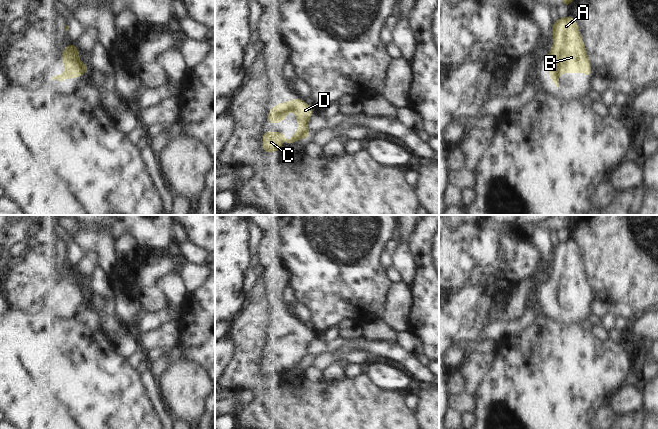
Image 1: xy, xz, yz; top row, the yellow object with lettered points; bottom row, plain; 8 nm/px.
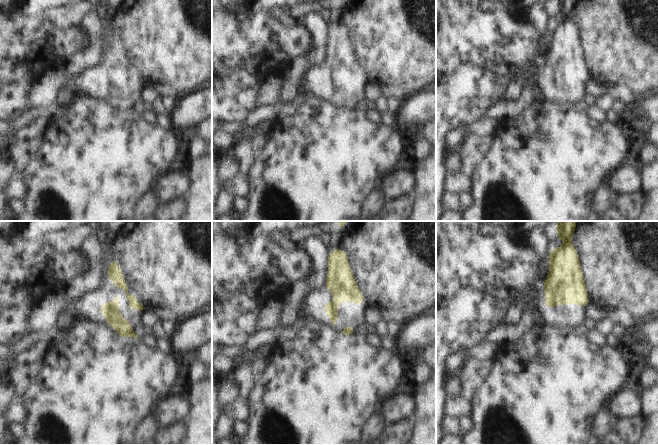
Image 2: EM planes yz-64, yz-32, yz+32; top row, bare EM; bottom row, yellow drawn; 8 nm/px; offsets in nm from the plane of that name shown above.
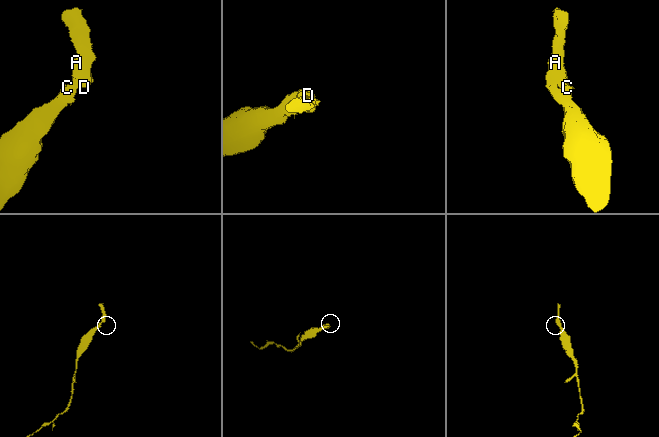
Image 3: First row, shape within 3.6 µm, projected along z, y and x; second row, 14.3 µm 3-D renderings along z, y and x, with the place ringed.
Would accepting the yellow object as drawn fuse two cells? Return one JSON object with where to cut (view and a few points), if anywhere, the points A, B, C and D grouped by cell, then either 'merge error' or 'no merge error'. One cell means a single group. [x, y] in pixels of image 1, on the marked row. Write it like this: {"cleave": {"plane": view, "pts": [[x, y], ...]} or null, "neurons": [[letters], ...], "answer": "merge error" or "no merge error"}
{"cleave": null, "neurons": [["A", "B", "C", "D"]], "answer": "no merge error"}

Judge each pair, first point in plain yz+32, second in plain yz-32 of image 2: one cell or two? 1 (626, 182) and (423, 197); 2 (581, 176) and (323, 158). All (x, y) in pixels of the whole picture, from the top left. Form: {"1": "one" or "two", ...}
{"1": "two", "2": "one"}

